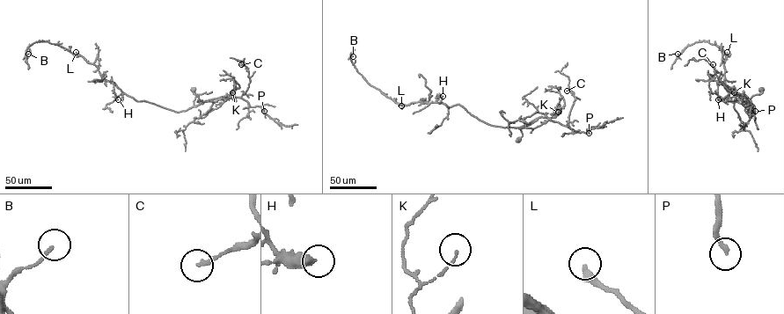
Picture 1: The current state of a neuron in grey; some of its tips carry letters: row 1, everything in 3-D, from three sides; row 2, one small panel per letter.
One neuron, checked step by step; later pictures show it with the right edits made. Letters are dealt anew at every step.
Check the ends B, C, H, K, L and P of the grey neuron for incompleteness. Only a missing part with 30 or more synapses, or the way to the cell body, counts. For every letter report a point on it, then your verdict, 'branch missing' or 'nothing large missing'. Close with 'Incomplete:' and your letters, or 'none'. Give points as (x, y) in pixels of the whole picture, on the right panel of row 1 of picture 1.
B: place (677, 54); nothing large missing
C: place (713, 64); nothing large missing
H: place (718, 99); nothing large missing
K: place (734, 92); nothing large missing
L: place (727, 52); nothing large missing
P: place (755, 111); branch missing
Incomplete: P

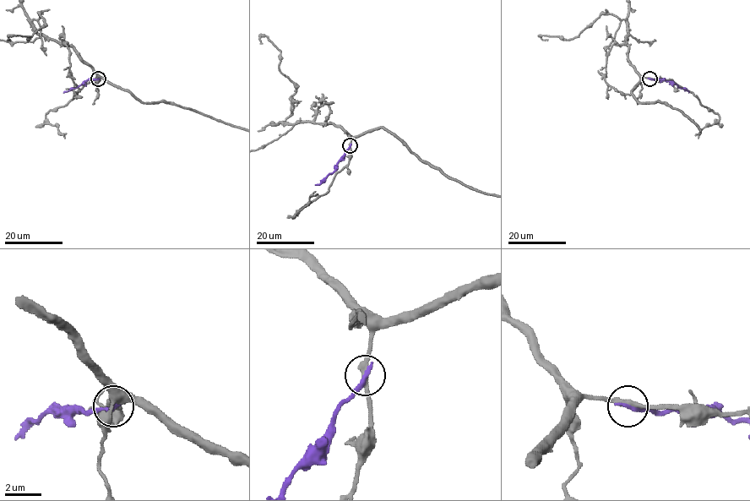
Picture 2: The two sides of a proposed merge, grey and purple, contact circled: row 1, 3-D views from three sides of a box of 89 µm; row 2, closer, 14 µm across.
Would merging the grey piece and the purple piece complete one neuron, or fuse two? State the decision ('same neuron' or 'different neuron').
different neuron

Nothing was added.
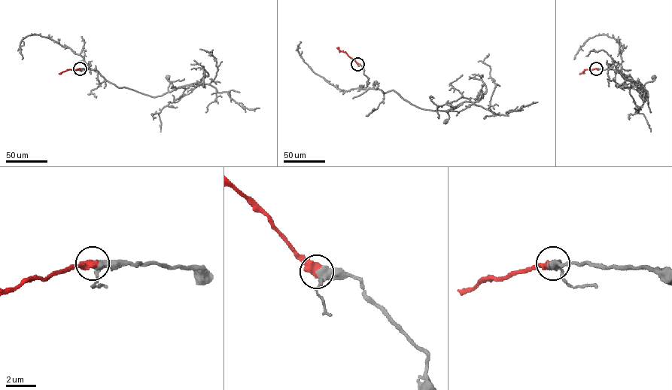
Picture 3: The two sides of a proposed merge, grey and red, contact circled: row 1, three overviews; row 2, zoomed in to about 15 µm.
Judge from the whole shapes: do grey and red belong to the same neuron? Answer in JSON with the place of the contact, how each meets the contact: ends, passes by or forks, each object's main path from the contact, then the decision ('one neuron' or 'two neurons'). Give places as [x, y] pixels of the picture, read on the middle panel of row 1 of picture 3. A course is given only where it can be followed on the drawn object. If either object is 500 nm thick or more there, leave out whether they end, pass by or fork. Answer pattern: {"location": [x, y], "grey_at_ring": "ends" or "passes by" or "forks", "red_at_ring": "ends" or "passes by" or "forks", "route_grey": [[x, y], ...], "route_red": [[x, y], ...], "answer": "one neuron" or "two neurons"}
{"location": [357, 64], "route_grey": [[357, 64], [368, 78], [365, 89], [393, 90], [426, 109], [448, 111], [462, 103], [446, 111], [445, 121]], "route_red": [[357, 64], [338, 47]], "answer": "one neuron"}

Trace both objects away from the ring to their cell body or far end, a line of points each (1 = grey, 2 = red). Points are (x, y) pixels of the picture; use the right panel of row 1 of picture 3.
1: (596, 68), (621, 64), (622, 85), (643, 97), (636, 86), (644, 91), (644, 85), (654, 77)
2: (596, 68), (585, 69), (579, 74)

